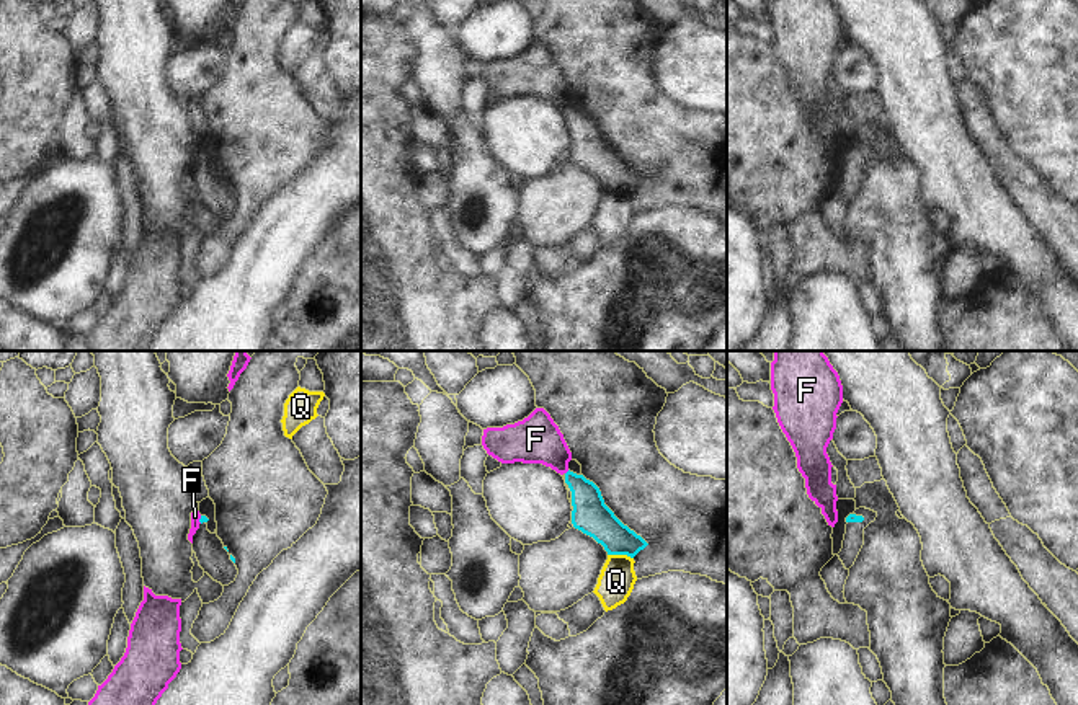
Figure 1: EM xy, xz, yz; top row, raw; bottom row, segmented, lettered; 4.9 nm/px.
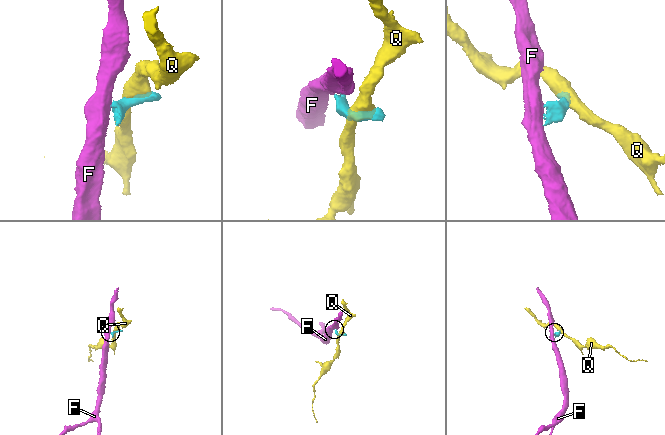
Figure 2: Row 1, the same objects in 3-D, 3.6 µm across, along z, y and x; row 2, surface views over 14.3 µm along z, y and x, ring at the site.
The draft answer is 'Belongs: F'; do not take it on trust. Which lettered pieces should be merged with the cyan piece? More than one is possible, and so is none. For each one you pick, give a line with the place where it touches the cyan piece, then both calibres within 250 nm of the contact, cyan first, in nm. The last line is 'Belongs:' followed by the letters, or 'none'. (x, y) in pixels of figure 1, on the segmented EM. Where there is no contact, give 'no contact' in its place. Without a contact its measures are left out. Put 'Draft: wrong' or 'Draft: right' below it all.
Belongs: none
Draft: wrong

